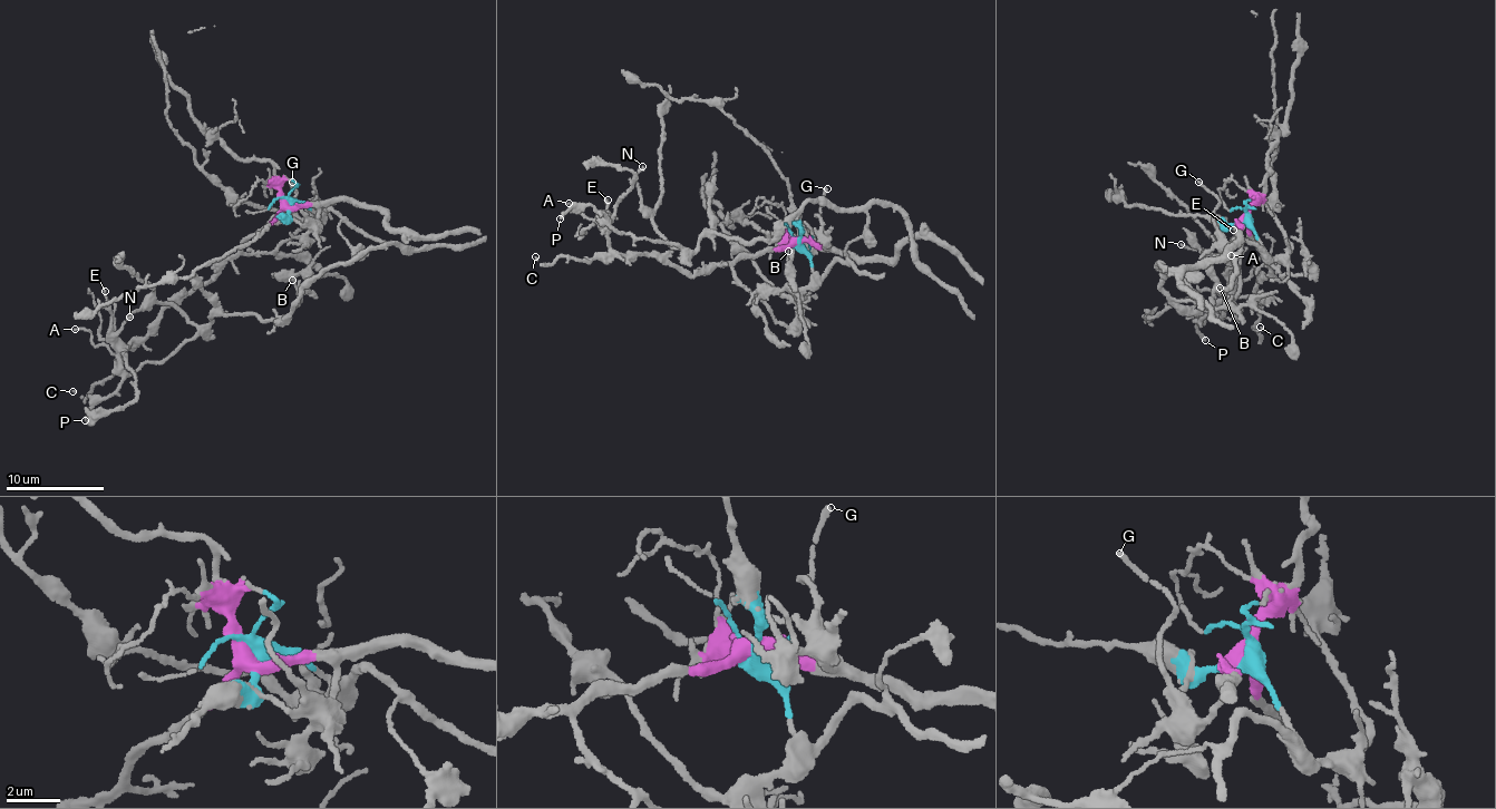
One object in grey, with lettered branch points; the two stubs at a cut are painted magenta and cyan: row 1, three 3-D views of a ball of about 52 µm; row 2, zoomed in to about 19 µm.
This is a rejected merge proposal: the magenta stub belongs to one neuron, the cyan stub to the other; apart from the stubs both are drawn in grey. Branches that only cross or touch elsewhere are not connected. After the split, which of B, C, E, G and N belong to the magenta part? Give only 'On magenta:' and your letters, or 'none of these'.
On magenta: C, E, G

